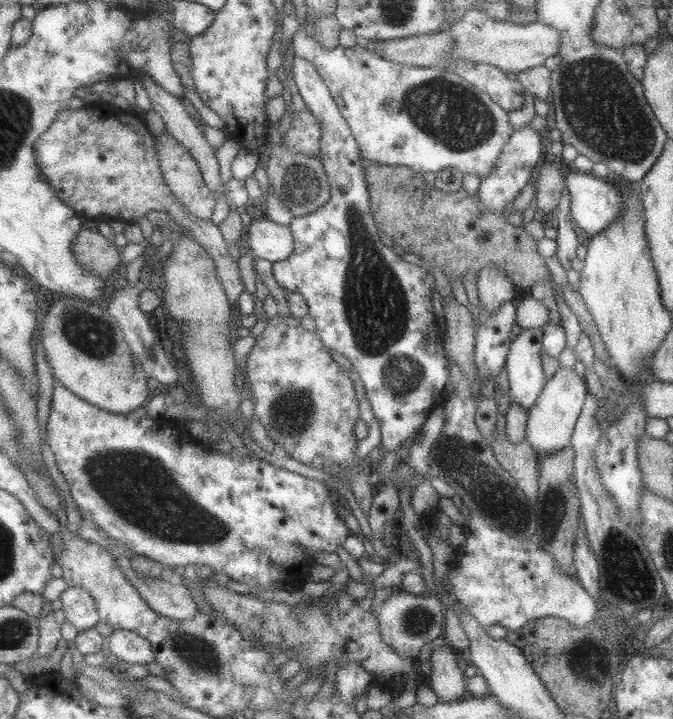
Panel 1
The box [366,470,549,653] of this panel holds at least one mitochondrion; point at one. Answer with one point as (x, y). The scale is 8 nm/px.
(417, 621)

